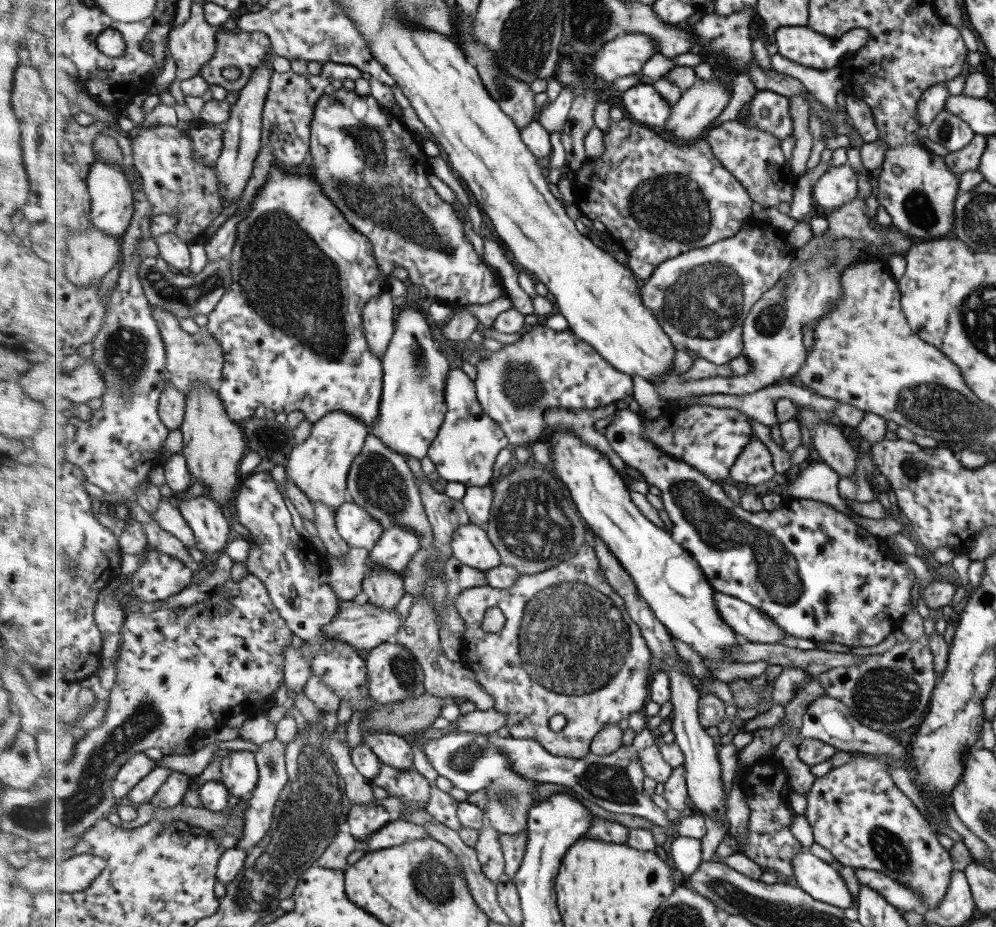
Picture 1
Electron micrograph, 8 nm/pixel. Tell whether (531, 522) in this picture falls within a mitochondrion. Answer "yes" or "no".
yes

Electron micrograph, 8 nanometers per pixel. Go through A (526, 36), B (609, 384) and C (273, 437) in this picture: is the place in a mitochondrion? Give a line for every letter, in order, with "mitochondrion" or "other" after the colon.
A: mitochondrion
B: other
C: mitochondrion

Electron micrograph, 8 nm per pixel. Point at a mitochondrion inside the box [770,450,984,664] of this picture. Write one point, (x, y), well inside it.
(915, 469)

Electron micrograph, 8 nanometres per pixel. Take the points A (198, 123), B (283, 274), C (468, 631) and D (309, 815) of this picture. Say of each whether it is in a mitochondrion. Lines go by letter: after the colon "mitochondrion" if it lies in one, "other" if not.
A: other
B: mitochondrion
C: other
D: mitochondrion

